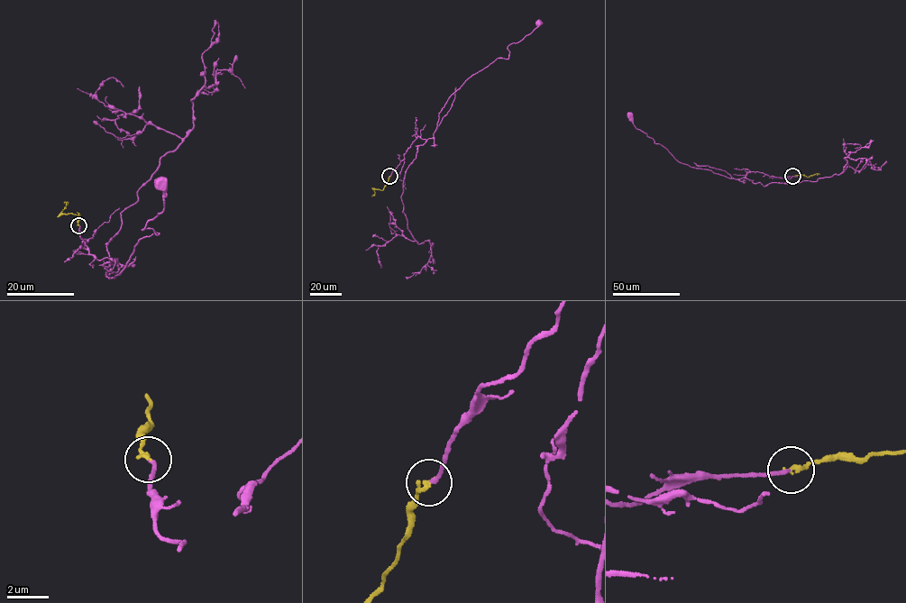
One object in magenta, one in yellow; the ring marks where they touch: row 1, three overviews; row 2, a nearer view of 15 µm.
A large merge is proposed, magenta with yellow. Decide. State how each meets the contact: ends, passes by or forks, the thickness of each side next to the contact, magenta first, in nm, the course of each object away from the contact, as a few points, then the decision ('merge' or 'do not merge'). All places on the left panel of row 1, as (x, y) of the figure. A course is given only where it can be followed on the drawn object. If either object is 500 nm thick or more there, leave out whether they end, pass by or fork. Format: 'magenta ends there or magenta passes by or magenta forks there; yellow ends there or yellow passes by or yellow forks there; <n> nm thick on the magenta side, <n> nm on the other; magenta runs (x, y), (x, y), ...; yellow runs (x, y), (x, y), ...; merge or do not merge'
magenta ends there; yellow ends there; 170 nm thick on the magenta side, 220 nm on the other; magenta runs (78, 225), (89, 255), (119, 263), (114, 278), (159, 234), (141, 230), (163, 210), (160, 185); yellow runs (78, 225), (79, 213), (62, 213), (67, 202), (64, 202); merge

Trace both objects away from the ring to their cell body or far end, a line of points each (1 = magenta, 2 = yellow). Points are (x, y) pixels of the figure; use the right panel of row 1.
1: (793, 176), (779, 178), (751, 171), (737, 179), (683, 164), (636, 127), (629, 115)
2: (793, 176), (808, 178), (819, 174)

